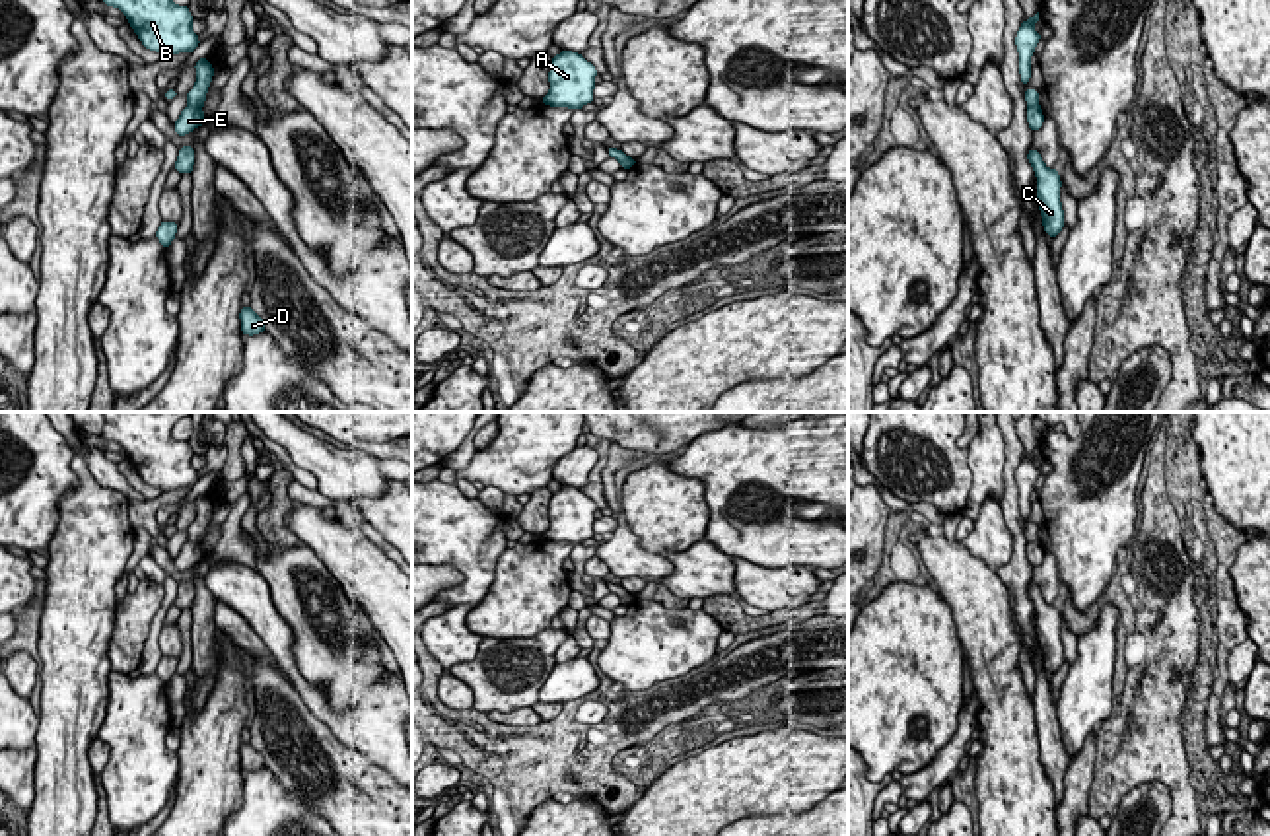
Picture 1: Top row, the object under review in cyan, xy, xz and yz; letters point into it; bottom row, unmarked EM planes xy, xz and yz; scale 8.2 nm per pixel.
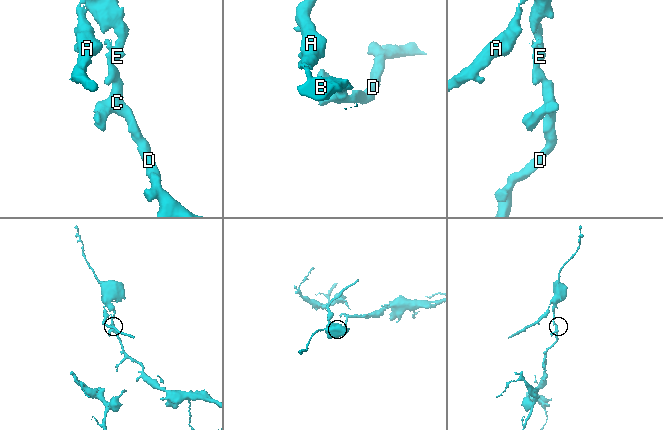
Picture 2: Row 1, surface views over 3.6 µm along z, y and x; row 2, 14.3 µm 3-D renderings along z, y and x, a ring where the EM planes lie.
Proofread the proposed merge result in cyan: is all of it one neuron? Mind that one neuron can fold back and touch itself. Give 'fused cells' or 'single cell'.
fused cells

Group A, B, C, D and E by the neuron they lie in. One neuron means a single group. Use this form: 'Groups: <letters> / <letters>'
Groups: A B / C D E

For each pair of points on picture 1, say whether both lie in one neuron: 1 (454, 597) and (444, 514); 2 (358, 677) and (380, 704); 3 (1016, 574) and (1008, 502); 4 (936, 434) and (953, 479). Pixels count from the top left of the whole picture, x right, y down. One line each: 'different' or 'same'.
1: same
2: different
3: same
4: same

